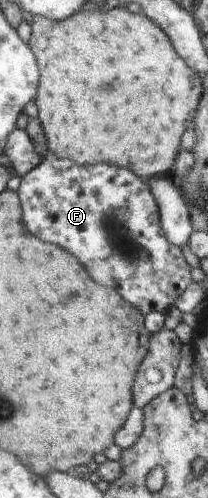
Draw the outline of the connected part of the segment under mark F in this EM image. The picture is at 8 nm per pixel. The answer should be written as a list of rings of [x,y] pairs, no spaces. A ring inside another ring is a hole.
[[[48,151],[38,166],[22,175],[17,192],[28,232],[40,240],[58,244],[60,248],[68,248],[68,252],[80,258],[98,284],[115,288],[140,312],[164,313],[192,286],[190,266],[186,264],[180,248],[165,236],[162,214],[150,182],[136,176],[130,169],[100,163],[77,165],[73,160],[57,157]]]

